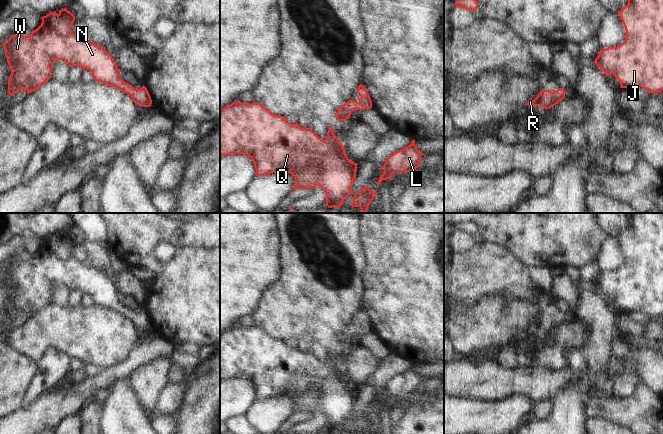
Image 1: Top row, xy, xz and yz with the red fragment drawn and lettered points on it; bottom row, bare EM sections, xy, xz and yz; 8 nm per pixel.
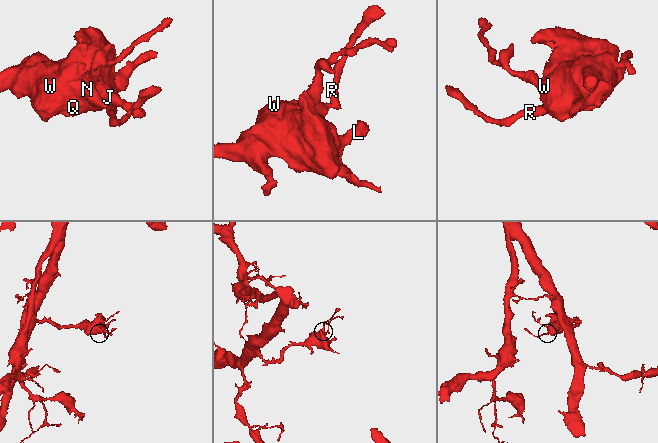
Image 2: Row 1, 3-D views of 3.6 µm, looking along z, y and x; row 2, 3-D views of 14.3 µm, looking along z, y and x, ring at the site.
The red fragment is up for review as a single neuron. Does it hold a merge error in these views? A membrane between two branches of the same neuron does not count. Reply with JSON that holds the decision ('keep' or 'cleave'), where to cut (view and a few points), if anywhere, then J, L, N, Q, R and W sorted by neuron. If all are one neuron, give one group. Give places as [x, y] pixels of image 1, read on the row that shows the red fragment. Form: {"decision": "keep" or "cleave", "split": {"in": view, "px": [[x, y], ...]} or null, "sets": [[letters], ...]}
{"decision": "keep", "split": null, "sets": [["J", "L", "N", "Q", "R", "W"]]}

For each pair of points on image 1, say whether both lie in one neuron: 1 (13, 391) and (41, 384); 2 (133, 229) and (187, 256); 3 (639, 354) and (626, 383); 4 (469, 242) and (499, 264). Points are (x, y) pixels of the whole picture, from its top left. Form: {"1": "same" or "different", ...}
{"1": "different", "2": "different", "3": "different", "4": "different"}

